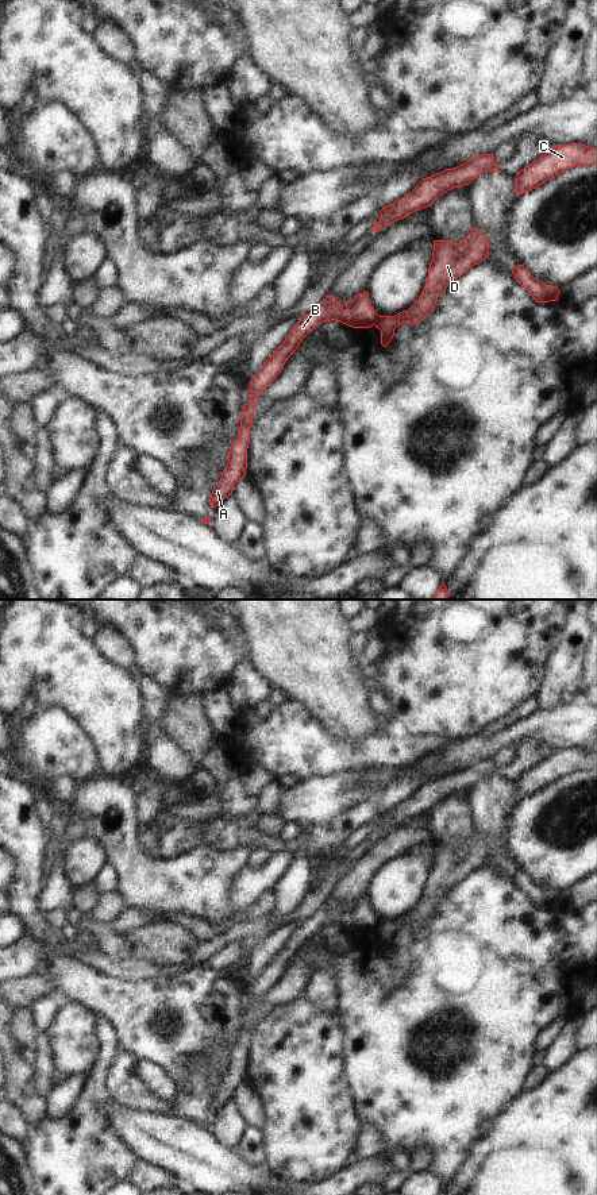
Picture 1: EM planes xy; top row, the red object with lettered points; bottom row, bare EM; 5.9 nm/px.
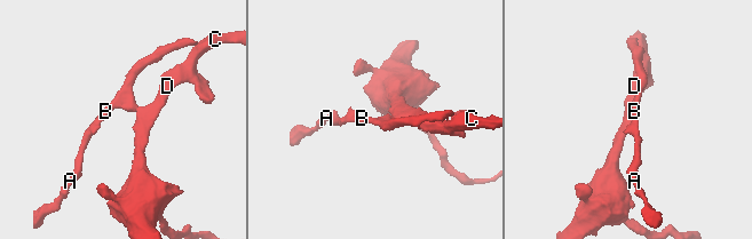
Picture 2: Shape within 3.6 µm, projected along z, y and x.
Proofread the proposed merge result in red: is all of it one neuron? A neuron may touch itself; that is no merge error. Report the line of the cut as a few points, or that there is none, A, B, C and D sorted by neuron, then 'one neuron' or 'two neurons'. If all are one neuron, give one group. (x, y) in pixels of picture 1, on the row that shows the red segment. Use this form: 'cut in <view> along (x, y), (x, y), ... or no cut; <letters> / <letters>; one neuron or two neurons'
cut in xy along (378, 315), (373, 324); A B / C D; two neurons

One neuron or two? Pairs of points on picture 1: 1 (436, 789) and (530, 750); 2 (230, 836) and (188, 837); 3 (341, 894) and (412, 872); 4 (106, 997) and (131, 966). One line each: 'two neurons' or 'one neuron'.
1: one neuron
2: one neuron
3: two neurons
4: two neurons

